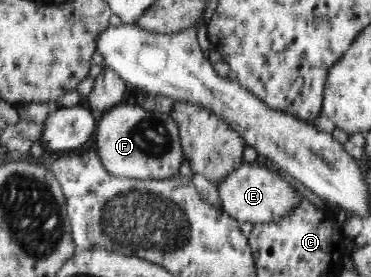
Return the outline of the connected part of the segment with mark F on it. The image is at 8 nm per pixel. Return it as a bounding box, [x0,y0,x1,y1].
[96,105,184,179]

